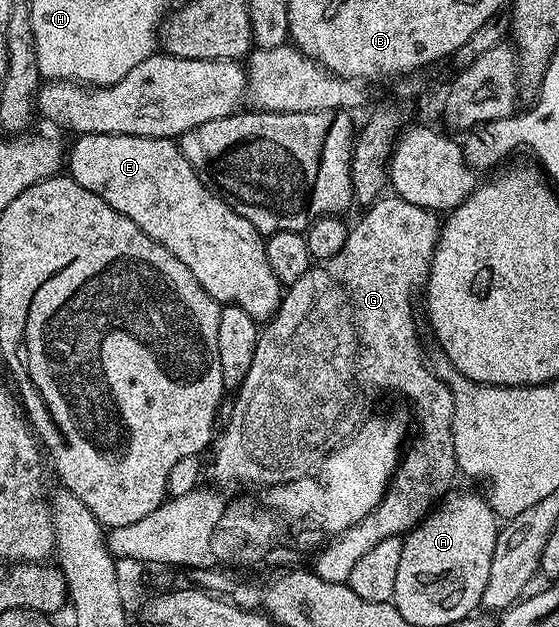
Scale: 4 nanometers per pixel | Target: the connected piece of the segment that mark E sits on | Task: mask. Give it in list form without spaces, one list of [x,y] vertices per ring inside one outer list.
[[[84,132],[76,135],[74,140],[75,145],[73,145],[72,148],[70,145],[69,151],[65,156],[65,168],[71,178],[75,179],[85,190],[92,191],[93,194],[99,195],[105,202],[109,202],[109,206],[113,206],[113,210],[125,214],[125,218],[132,220],[145,235],[149,238],[153,238],[161,246],[165,246],[165,250],[169,250],[169,254],[173,254],[178,260],[185,262],[185,266],[189,266],[193,278],[197,278],[199,285],[202,286],[212,298],[218,300],[220,305],[236,304],[237,306],[241,306],[241,310],[245,310],[245,314],[249,314],[257,322],[270,321],[275,311],[279,309],[281,285],[278,278],[273,274],[273,270],[269,270],[269,260],[265,258],[264,237],[249,223],[249,221],[245,218],[241,218],[241,214],[237,214],[233,211],[219,195],[212,192],[207,185],[201,182],[201,178],[193,170],[193,166],[189,166],[185,154],[179,149],[178,143],[176,143],[174,139],[166,140],[165,138],[153,138],[152,136],[89,134],[88,132]]]

